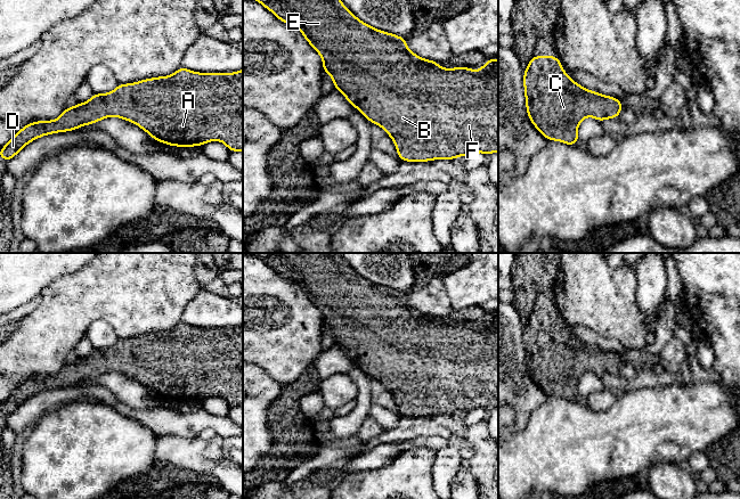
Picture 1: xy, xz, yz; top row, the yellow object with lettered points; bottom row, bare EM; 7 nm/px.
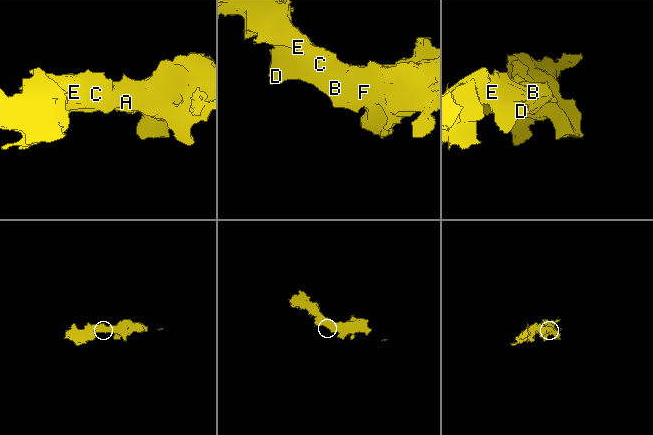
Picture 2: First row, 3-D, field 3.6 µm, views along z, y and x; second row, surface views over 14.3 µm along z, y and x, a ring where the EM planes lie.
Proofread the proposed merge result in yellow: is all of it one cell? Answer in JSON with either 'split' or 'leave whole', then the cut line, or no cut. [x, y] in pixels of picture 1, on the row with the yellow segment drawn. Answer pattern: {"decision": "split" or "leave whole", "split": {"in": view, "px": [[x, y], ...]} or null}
{"decision": "leave whole", "split": null}

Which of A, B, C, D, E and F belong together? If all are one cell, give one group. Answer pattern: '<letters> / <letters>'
A B C D E F

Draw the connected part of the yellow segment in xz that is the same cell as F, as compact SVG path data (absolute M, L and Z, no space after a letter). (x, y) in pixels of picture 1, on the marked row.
M255 0L271 11L282 23L295 26L307 42L319 54L323 60L323 73L327 72L334 82L334 90L340 90L350 106L356 107L372 124L381 126L393 140L398 157L402 162L430 162L433 159L456 159L458 156L471 156L477 153L491 155L498 152L498 60L488 57L488 63L480 71L467 66L442 68L438 62L424 59L407 49L407 39L374 28L356 17L341 0Z

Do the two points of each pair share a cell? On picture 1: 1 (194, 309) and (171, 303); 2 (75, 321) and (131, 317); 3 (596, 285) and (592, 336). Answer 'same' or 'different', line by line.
1: different
2: same
3: different

